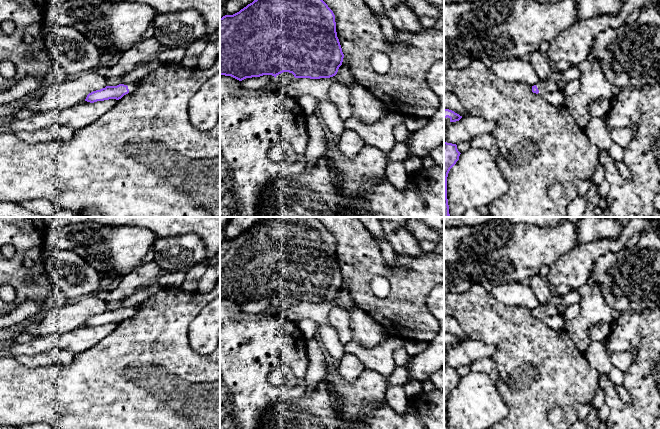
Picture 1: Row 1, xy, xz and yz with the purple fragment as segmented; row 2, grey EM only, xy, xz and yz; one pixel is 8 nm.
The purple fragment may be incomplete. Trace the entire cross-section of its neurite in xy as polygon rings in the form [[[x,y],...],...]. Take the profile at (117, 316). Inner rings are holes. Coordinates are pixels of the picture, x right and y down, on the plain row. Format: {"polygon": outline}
{"polygon": [[[137,306],[128,309],[119,308],[117,310],[106,310],[100,314],[89,317],[85,325],[94,327],[109,323],[121,323],[124,319],[133,316],[136,313]]]}

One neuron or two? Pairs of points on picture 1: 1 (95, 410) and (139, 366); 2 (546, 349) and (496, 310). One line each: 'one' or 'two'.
1: one
2: one

